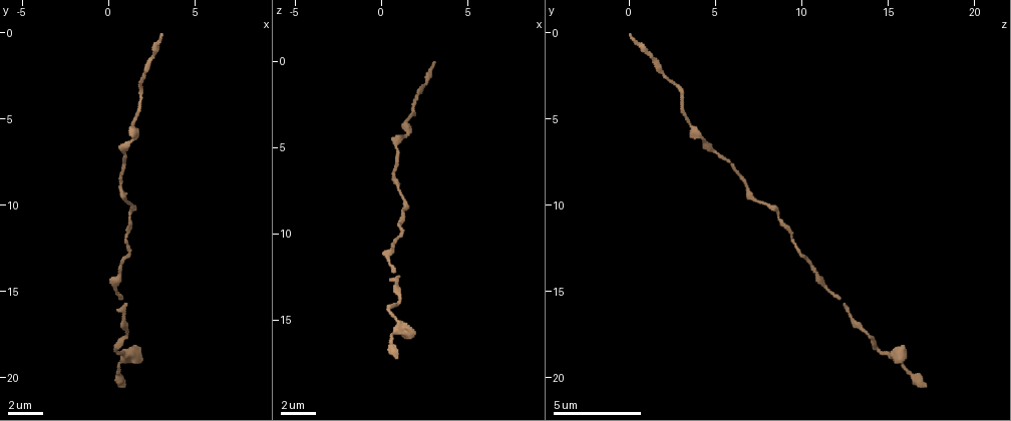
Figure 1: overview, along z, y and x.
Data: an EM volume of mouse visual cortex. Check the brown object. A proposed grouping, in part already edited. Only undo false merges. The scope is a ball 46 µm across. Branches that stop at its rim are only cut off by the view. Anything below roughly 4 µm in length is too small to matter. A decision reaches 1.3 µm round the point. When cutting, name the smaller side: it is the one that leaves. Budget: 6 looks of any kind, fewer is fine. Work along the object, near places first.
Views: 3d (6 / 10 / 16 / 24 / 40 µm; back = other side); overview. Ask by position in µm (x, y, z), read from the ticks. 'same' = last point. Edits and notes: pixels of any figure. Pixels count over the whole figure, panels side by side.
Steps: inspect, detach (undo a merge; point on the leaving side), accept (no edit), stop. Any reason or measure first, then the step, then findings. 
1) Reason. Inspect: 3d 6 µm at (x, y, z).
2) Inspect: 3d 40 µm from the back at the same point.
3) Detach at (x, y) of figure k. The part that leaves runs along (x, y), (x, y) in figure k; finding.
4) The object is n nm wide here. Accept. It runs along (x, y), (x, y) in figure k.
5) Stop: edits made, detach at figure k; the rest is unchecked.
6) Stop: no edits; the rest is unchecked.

Calibre changes. Inspect: 3d 10 µm at (0.4, 18.4, 14.3).

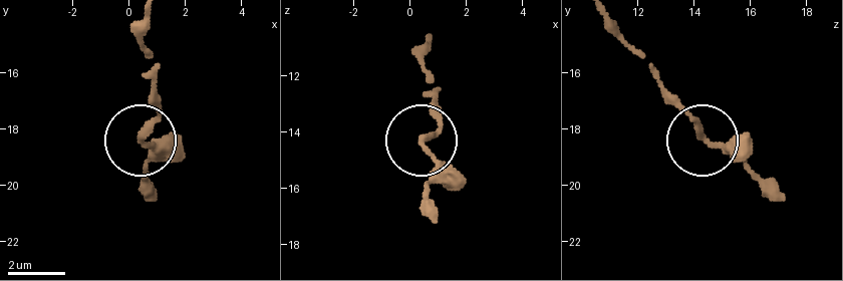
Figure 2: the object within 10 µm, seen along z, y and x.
The object is 240 nm wide here. Accept. It runs along (606, 19), (642, 54), (697, 133), (769, 196) in figure 2; continuous, no second neuron.

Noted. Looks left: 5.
Inspect: 3d 10 µm at (1.3, 10.4, 8.5).

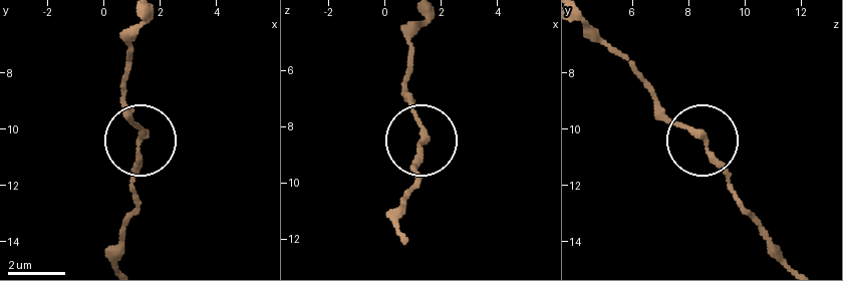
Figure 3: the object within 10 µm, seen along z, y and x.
Accept. It runs along (699, 137), (649, 94) in figure 3; continuous, no second neuron.

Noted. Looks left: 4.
Inspect: 3d 10 µm at (1.0, 7.1, 5.3).

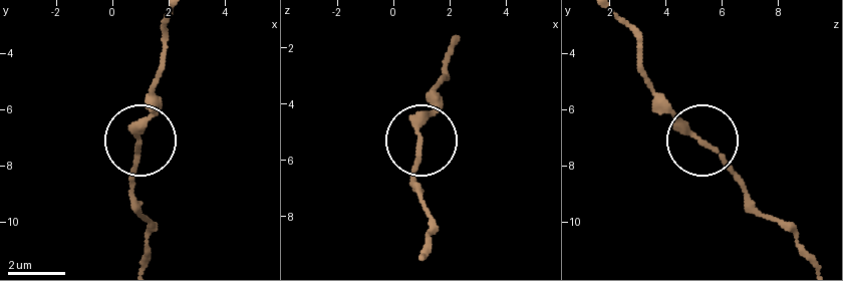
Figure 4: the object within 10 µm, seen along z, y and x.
Accept. It runs along (426, 223), (410, 180), (418, 131), (438, 83) in figure 4; continuous, no second neuron.

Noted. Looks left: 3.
Stop: no edits; the rest is unchecked.

